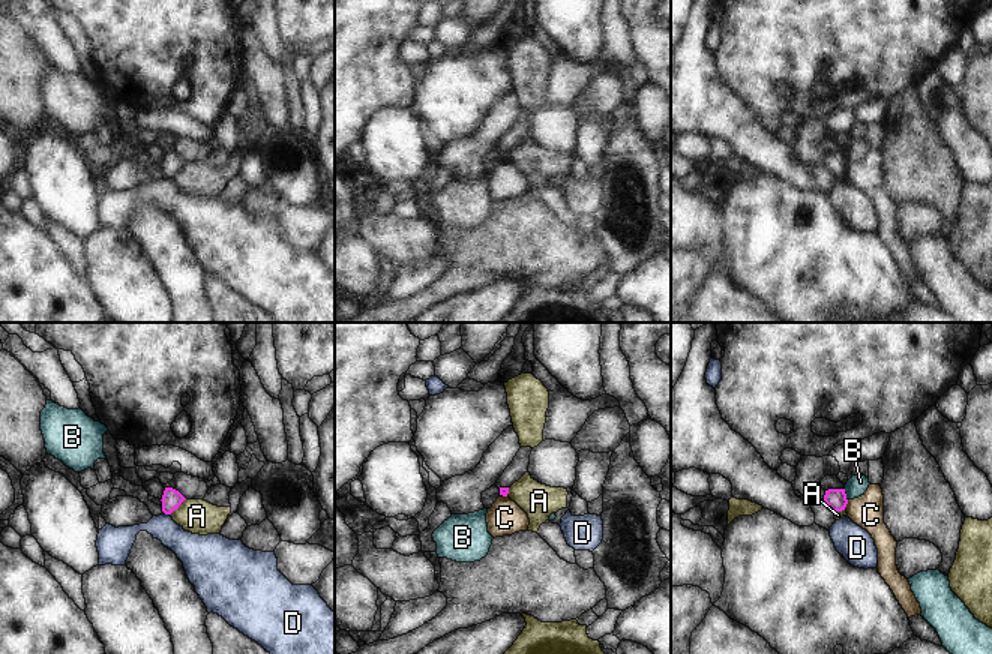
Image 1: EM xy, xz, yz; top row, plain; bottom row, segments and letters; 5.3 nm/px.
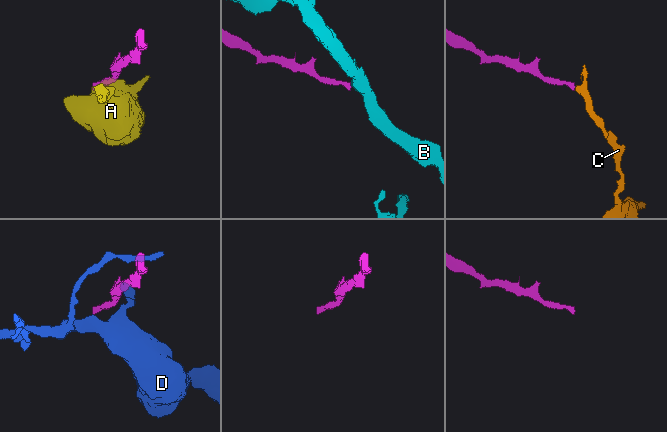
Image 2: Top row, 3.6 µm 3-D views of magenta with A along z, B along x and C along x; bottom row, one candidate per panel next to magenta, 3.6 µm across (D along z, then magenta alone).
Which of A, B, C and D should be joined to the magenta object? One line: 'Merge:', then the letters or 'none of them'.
Merge: none of them

